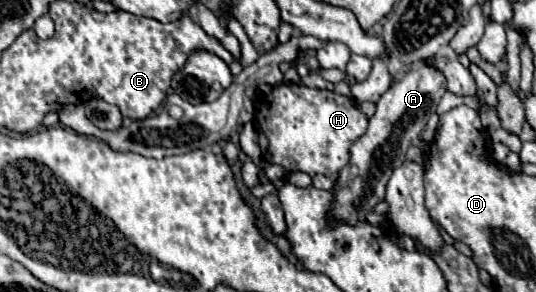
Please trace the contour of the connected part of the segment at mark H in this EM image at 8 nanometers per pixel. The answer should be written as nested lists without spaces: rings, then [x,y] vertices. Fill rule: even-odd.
[[[279,83],[265,95],[255,109],[255,123],[269,139],[265,149],[267,163],[281,165],[287,173],[305,171],[307,175],[335,177],[347,165],[349,147],[367,131],[367,117],[353,99],[335,91],[309,89],[297,83]]]

